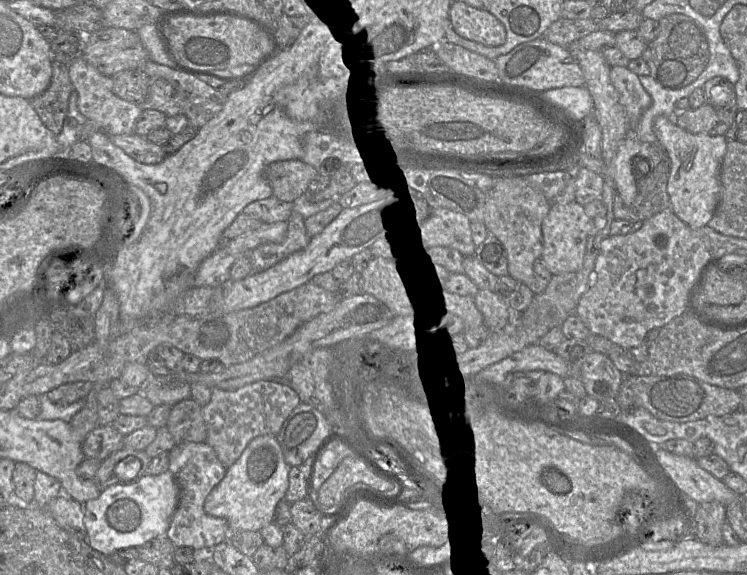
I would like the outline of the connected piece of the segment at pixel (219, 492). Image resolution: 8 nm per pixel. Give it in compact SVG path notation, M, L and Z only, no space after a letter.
M261 435L252 439L240 458L206 497L207 514L228 522L229 533L260 531L273 522L274 512L289 487L290 466L285 462L275 435Z

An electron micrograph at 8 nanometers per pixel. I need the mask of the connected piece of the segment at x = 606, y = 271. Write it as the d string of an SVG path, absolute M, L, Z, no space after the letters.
M671 208L665 209L655 214L651 218L643 221L641 227L637 231L626 235L608 236L601 241L599 253L595 260L591 284L587 291L579 299L574 314L587 326L591 334L607 338L612 343L620 346L624 350L630 350L631 348L638 347L642 343L647 332L654 328L661 328L674 318L687 312L686 298L688 290L690 289L698 275L711 261L710 257L711 255L708 249L706 248L703 241L694 234L694 230L690 228L687 224L685 224L683 221L681 221L673 213Z

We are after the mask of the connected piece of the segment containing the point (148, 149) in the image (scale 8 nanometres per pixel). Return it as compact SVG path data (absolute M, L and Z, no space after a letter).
M136 133L109 135L109 137L116 146L143 164L158 164L167 156L162 145L150 142L145 136L140 136Z

